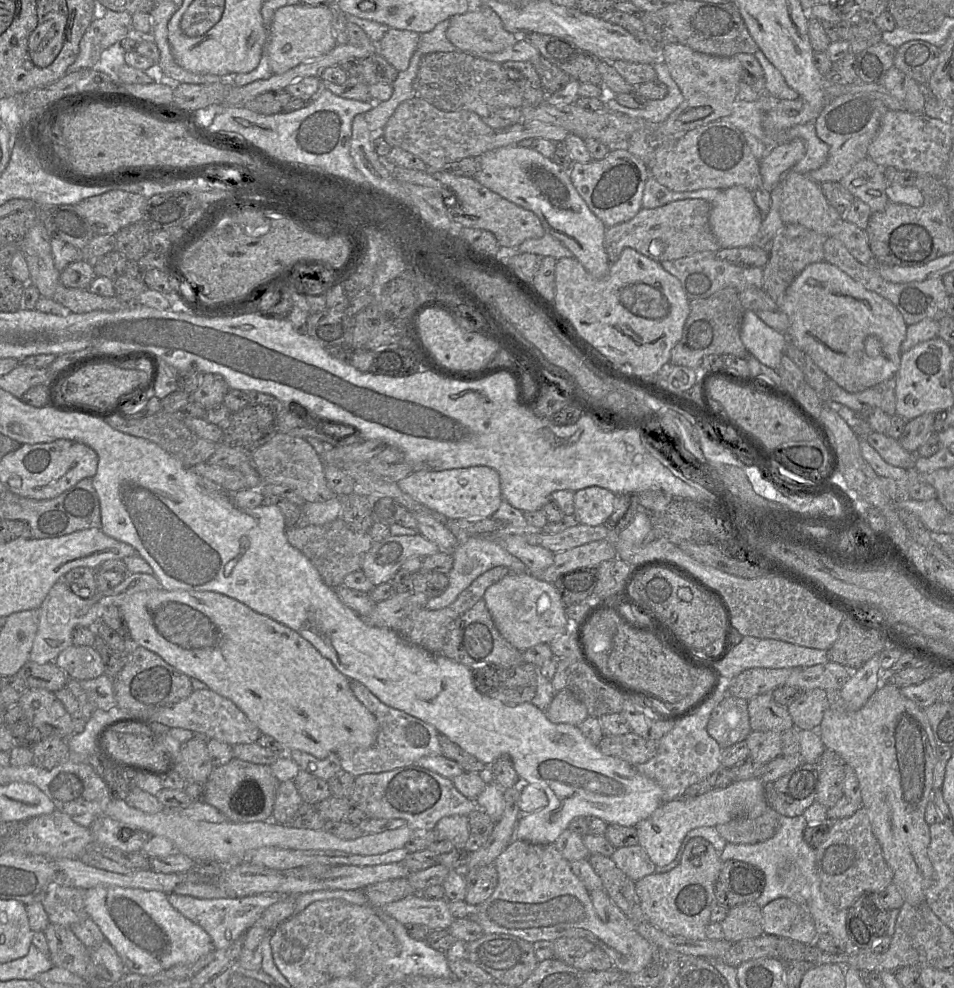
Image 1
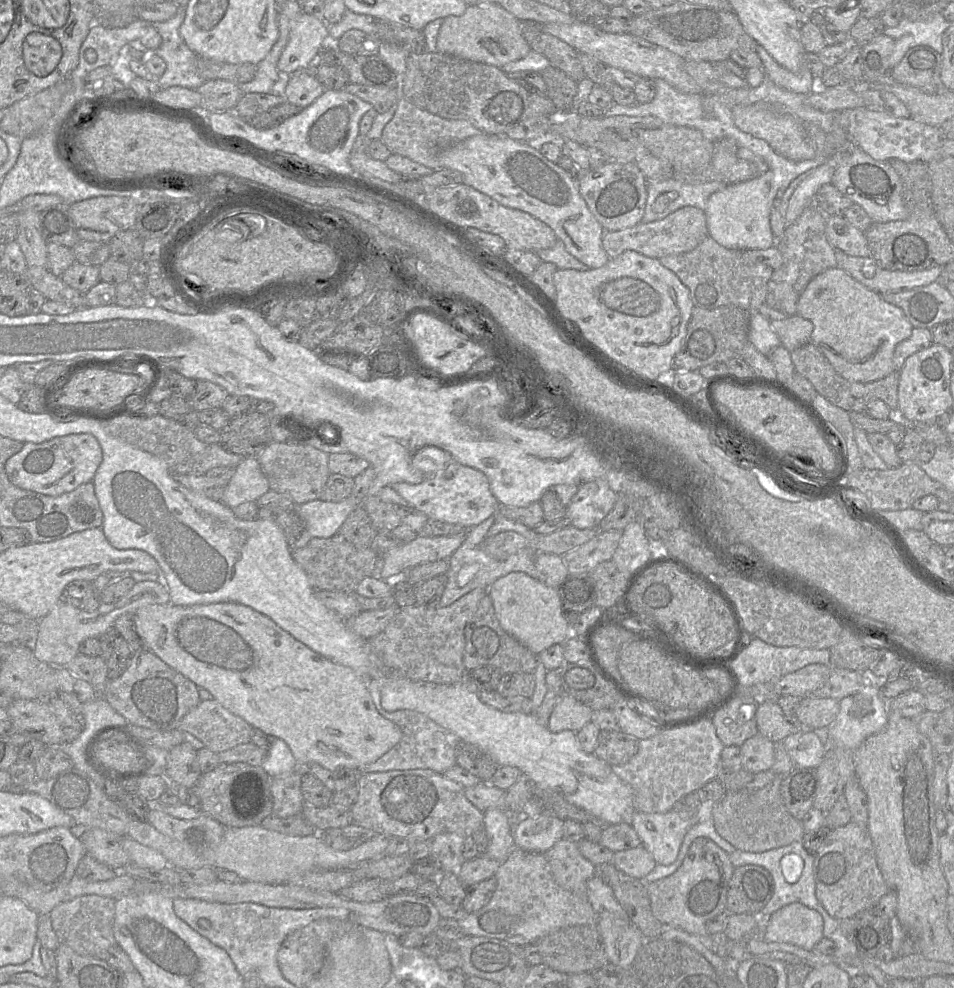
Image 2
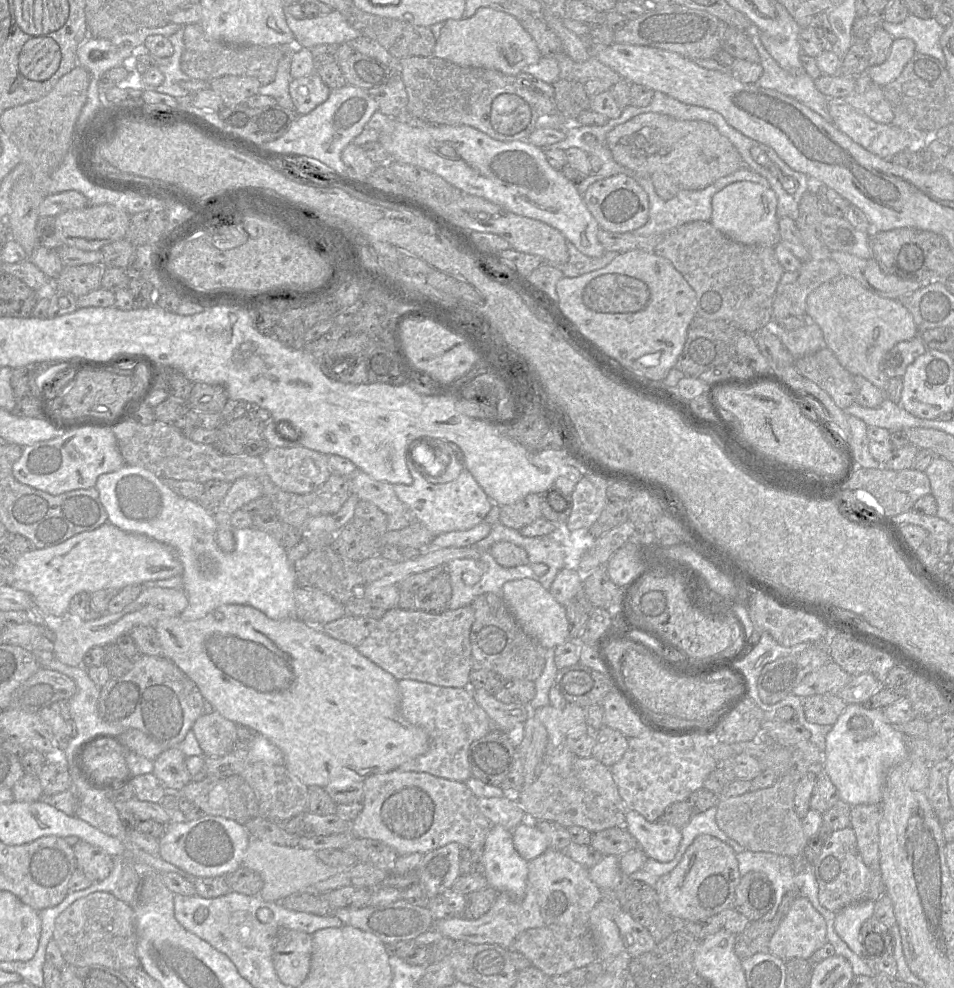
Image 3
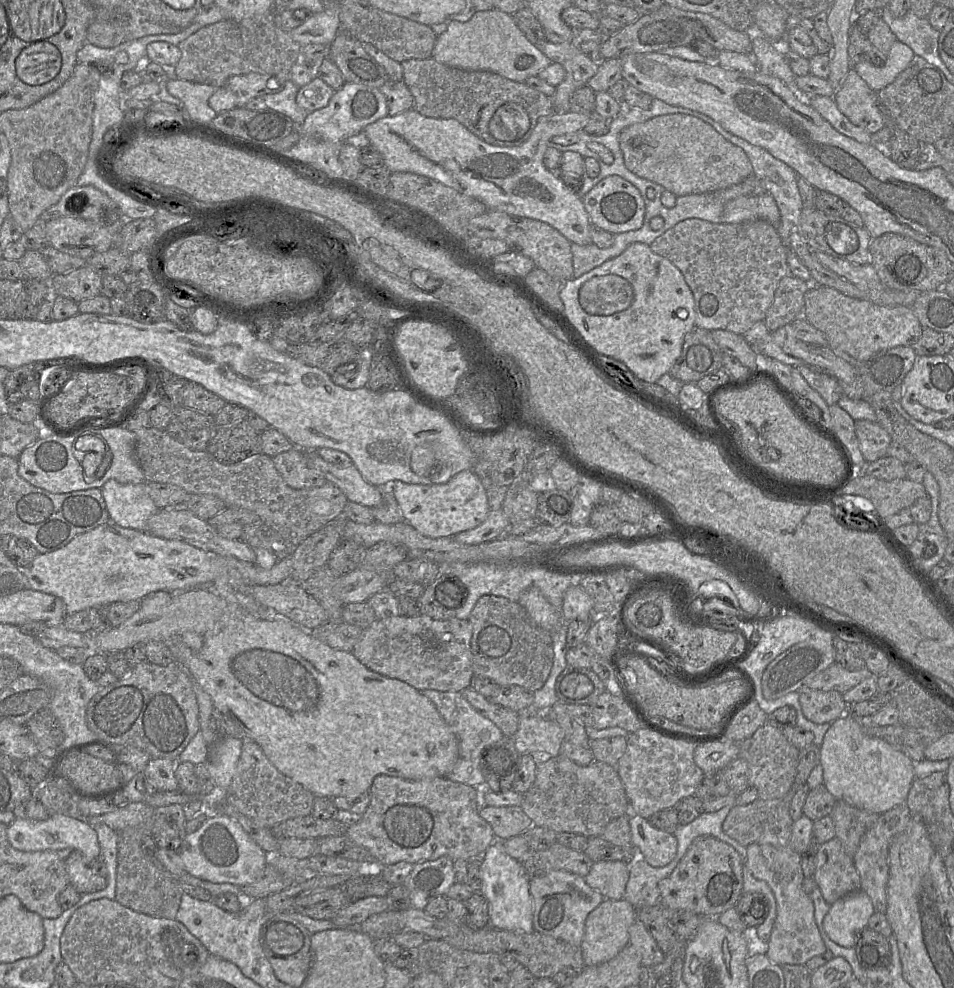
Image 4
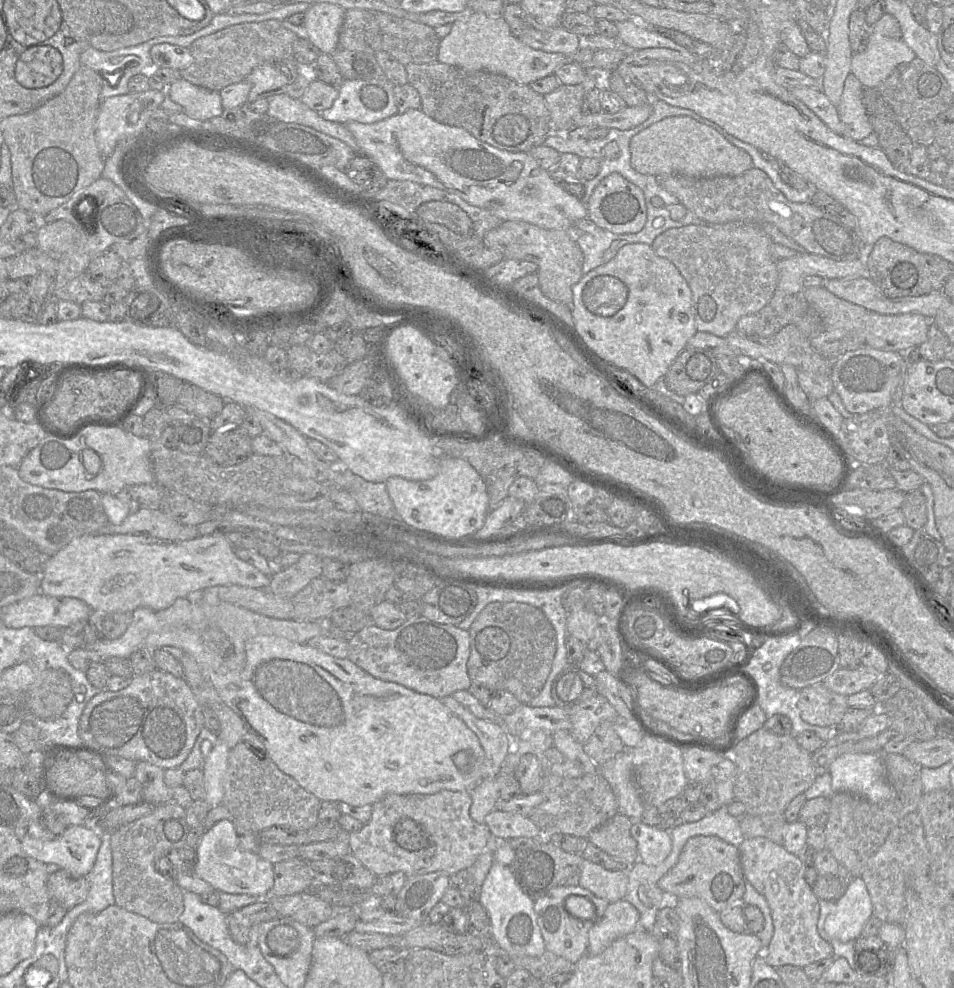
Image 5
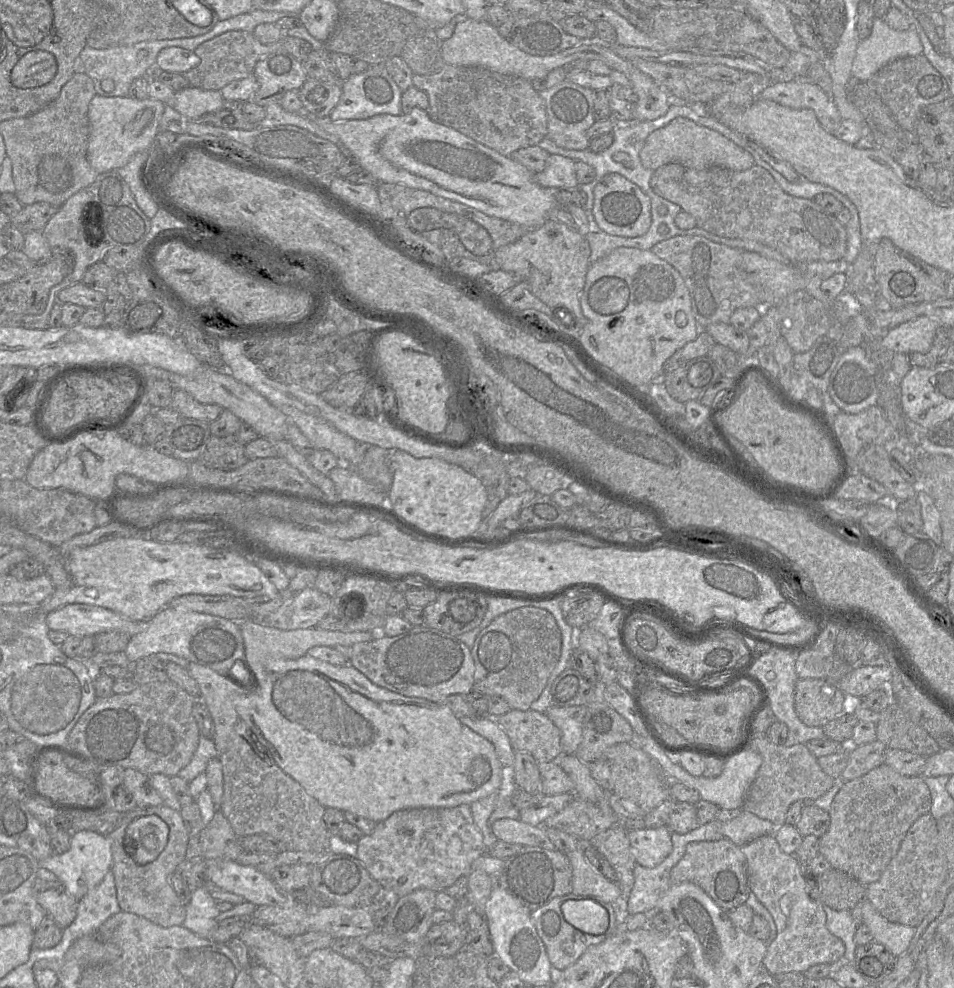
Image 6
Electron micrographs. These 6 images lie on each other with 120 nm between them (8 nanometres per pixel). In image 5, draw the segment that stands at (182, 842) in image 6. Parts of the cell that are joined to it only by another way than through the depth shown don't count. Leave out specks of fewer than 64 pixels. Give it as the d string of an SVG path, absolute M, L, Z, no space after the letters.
M172 801L155 806L148 815L110 832L113 894L119 907L156 923L178 921L184 908L183 891L172 878L157 871L156 861L173 848L187 846L189 829L185 808Z

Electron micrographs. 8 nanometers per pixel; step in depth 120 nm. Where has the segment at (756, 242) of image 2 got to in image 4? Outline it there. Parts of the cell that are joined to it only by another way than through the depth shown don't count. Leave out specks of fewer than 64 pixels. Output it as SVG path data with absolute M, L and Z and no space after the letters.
M769 193L758 196L741 196L728 201L721 215L722 223L741 223L764 220L777 230L780 212Z

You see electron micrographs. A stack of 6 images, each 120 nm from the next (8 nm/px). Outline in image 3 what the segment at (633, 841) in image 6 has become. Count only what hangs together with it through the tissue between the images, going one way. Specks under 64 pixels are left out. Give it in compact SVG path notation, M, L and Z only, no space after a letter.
M626 810L624 826L648 858L669 862L675 857L682 839L681 828L662 821L650 822L634 810Z

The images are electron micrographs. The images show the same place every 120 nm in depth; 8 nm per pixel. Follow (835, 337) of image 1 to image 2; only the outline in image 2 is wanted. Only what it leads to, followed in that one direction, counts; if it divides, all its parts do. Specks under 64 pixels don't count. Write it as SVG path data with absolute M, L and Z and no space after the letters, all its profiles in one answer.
M839 267L829 268L815 276L809 282L809 284L799 297L796 315L799 315L812 322L813 331L810 337L810 343L814 344L821 351L821 353L827 358L827 360L830 362L830 364L840 376L842 376L848 381L854 382L873 382L882 379L891 372L895 371L893 362L894 350L900 342L908 339L911 336L912 330L914 328L906 317L904 311L900 307L888 303L882 298L880 293L864 286L863 284L855 280L852 276L850 276L846 271Z

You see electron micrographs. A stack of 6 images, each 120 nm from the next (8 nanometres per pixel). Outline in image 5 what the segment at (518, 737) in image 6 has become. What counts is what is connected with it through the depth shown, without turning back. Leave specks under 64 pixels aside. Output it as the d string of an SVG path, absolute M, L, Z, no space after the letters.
M521 704L513 712L500 719L512 741L522 734L531 734L537 730L554 733L557 730L571 731L568 709L557 705L551 707L534 707Z

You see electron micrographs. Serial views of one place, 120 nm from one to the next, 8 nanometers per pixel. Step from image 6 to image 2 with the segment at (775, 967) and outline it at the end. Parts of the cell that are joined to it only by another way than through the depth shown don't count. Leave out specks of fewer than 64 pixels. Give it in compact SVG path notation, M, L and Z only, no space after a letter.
M802 903L785 905L765 920L763 939L768 942L788 943L814 950L823 937L821 914Z

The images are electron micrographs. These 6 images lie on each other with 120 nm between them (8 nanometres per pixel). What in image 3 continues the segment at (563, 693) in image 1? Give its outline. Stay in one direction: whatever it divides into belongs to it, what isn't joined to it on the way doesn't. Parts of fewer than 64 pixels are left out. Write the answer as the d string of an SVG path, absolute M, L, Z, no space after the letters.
M567 703L563 708L546 705L531 711L531 714L544 725L550 748L559 747L569 730L585 723L584 708L575 703Z

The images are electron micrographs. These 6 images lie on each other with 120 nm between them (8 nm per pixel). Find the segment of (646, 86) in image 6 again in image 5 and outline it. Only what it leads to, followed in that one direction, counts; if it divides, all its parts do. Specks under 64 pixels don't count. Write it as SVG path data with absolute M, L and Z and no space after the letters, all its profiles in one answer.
M650 103L640 106L627 106L617 113L583 113L576 118L576 126L632 129L648 119L652 113Z

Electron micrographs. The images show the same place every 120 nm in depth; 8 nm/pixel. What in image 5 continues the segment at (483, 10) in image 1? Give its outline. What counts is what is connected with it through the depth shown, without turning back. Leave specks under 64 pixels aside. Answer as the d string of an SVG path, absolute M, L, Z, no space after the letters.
M474 12L466 21L452 23L450 33L440 40L437 60L466 71L502 74L518 84L529 85L553 75L559 67L572 61L572 58L560 53L533 49L511 32L502 16Z

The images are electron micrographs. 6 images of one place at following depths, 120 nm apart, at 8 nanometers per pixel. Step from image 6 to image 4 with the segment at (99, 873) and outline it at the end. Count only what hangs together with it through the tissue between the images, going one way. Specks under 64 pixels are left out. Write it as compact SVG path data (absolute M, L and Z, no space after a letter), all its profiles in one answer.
M52 814L44 820L14 819L7 828L9 843L25 852L61 851L72 849L81 852L88 859L98 858L100 847L95 829L88 823L64 814Z

